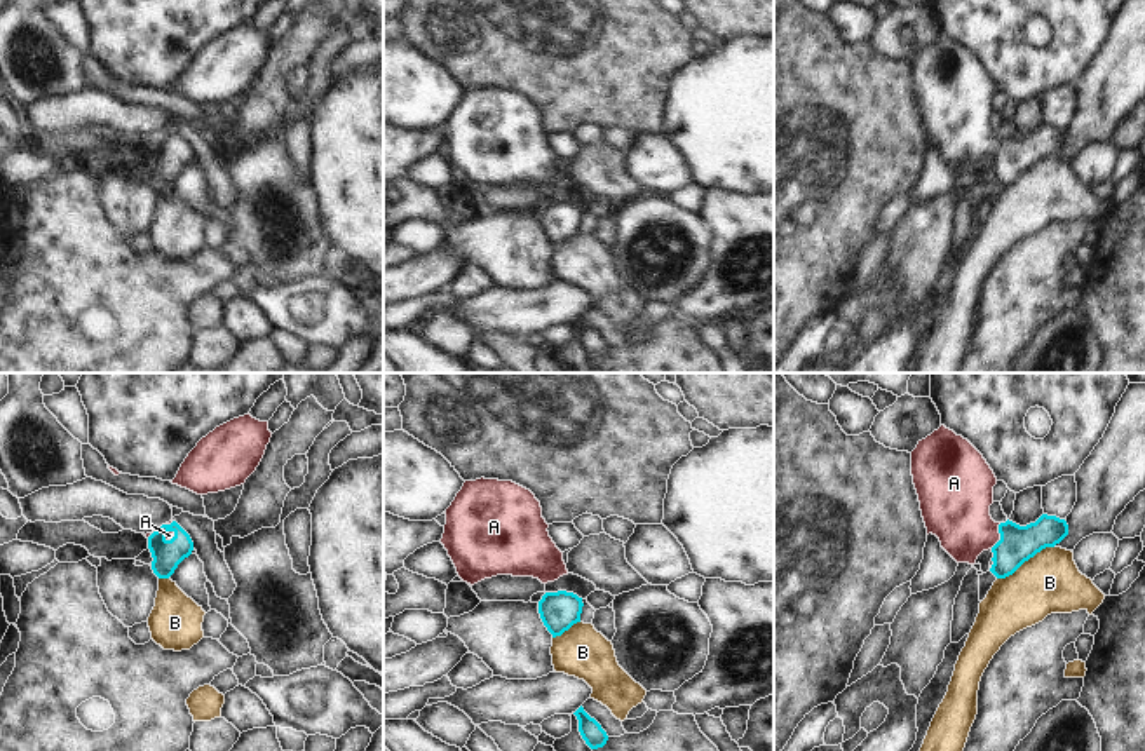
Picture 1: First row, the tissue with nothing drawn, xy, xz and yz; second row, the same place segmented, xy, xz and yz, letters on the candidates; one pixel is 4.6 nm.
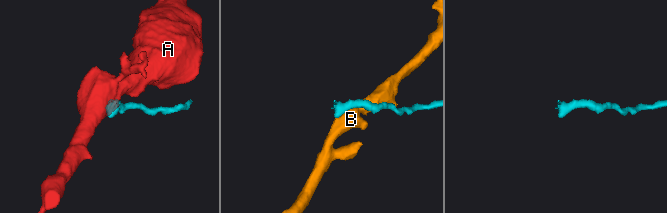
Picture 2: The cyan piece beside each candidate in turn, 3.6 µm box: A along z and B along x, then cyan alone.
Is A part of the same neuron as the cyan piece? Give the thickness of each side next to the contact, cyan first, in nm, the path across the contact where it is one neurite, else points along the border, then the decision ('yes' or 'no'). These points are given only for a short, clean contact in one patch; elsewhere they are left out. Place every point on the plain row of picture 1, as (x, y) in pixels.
170/320 nm | across yz (1018, 154), (1011, 154), (1001, 145), (983, 143), (955, 115) | yes

